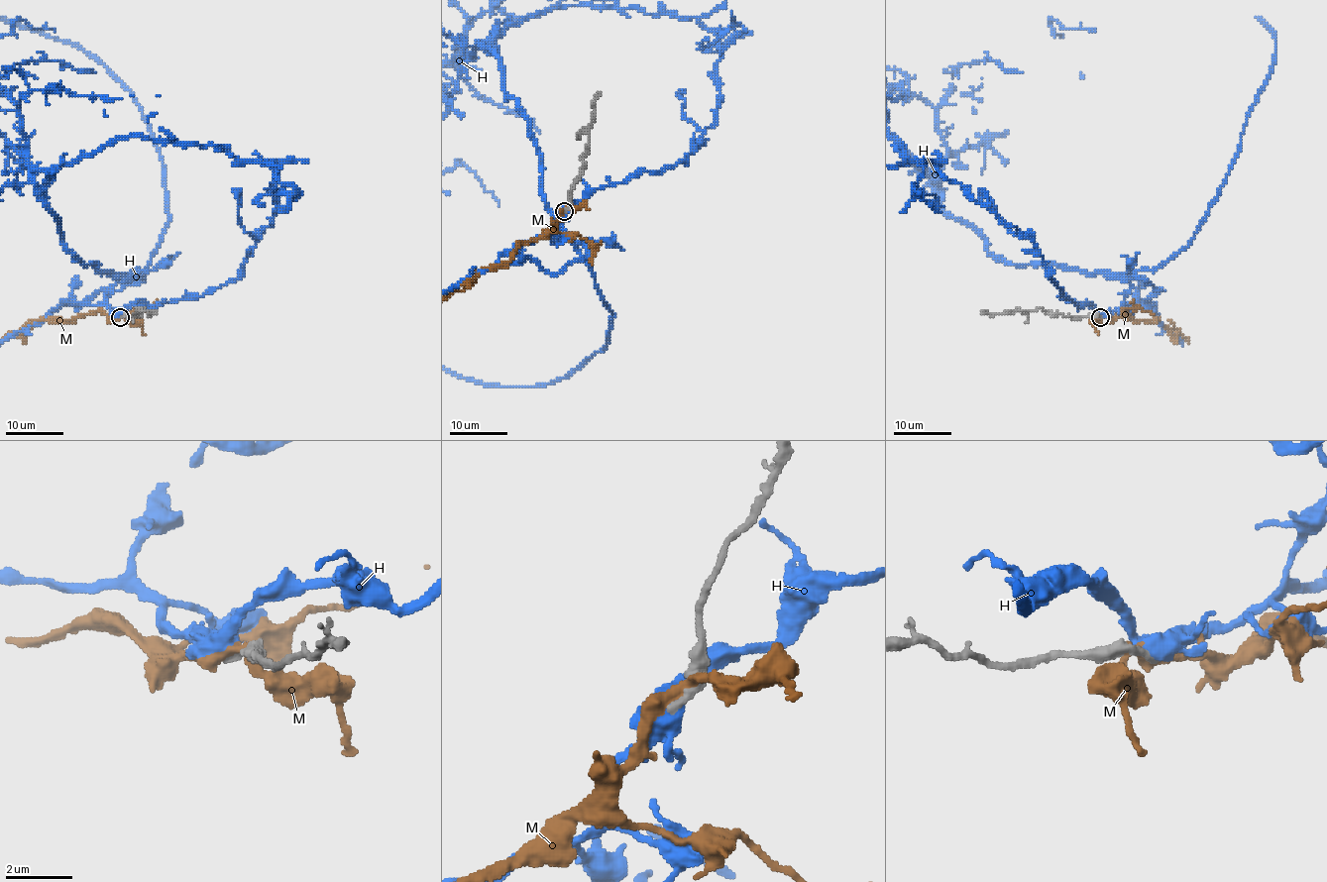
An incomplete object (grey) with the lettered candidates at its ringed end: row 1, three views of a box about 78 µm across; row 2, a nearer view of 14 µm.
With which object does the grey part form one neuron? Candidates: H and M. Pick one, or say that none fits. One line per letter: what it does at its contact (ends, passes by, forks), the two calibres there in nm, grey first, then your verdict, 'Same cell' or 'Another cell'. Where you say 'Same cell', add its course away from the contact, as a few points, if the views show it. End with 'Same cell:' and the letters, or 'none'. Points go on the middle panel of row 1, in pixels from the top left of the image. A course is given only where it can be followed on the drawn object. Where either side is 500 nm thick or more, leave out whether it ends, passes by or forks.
H: Thickness 240 nm (grey) against 550 nm. Another cell
M: It passes by. Thickness 400 nm (grey) against 280 nm. Another cell
Same cell: none

